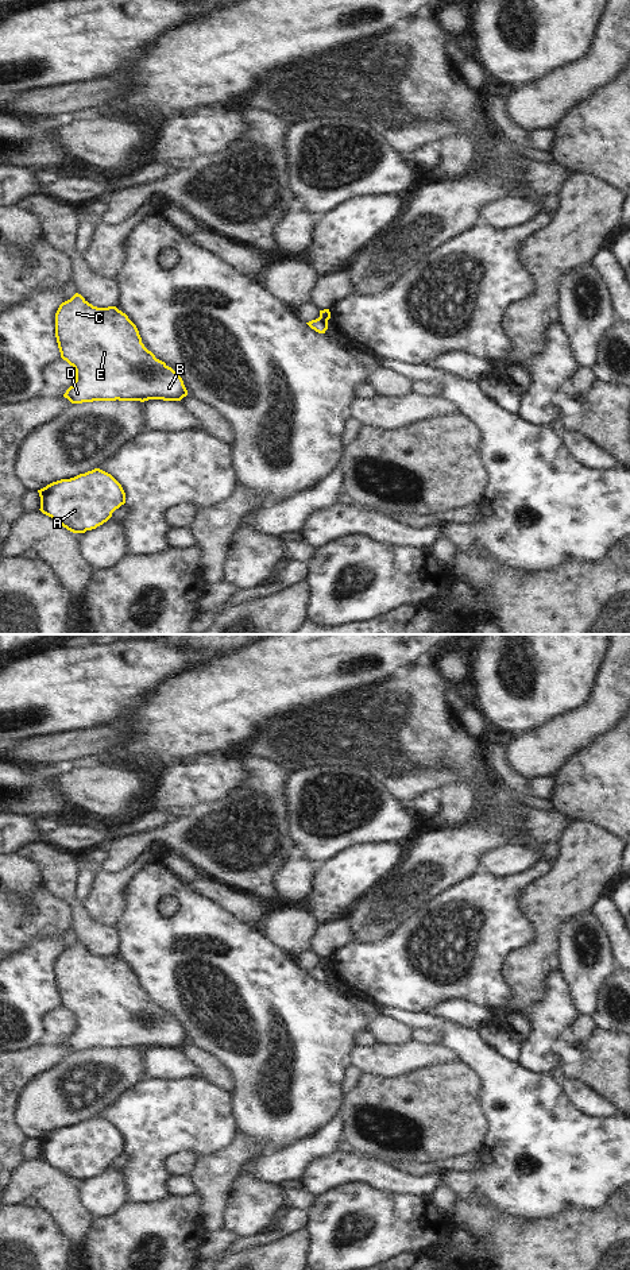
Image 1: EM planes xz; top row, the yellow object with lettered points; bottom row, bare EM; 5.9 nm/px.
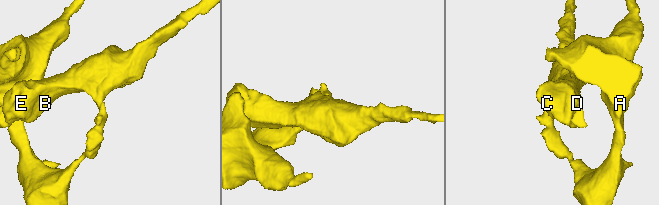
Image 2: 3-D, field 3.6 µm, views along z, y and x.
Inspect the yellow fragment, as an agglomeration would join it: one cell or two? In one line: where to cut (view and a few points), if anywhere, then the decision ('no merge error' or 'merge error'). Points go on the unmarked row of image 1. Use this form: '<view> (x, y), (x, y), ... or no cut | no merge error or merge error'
xz (319, 965), (327, 969) | merge error

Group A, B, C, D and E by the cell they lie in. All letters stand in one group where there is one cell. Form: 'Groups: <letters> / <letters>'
Groups: A / B C D E.

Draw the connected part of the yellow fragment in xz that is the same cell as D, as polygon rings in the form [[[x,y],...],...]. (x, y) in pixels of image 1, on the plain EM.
[[[76,941],[55,961],[61,1005],[76,1018],[74,1032],[63,1042],[71,1051],[93,1049],[181,1049],[188,1043],[182,1026],[142,991],[136,973],[116,954],[97,956]]]

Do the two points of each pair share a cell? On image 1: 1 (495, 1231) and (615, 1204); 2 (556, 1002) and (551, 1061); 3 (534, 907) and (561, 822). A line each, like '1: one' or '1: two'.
1: two
2: one
3: two

